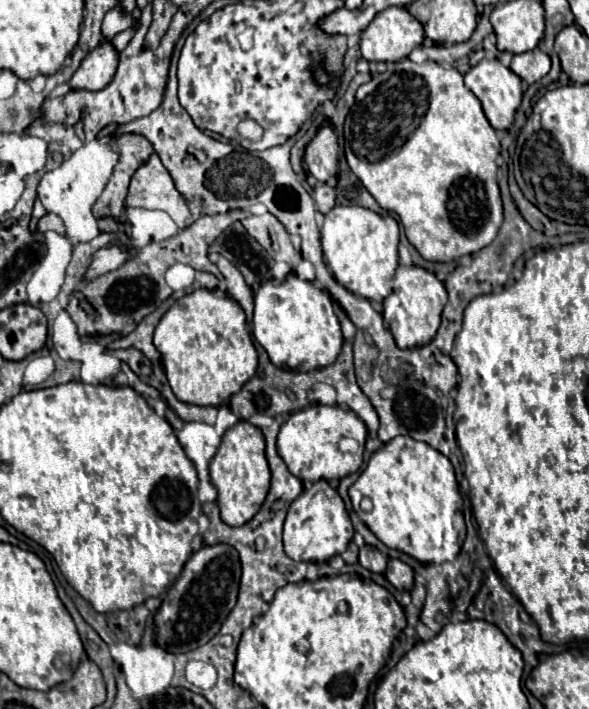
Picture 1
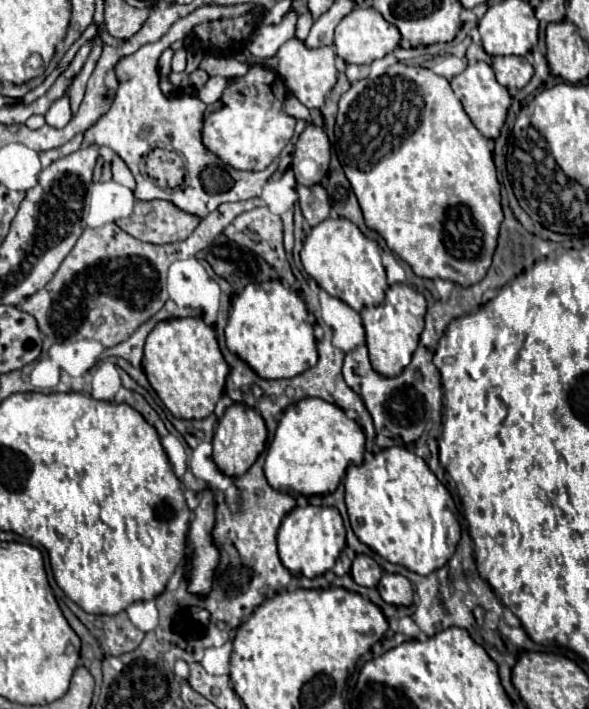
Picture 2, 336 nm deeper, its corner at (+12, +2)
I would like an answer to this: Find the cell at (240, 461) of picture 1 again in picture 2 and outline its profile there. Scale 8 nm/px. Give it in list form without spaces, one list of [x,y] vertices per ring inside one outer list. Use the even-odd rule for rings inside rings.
[[[232,404],[230,408],[226,408],[226,412],[224,412],[216,432],[214,432],[212,460],[216,462],[216,466],[224,474],[242,476],[256,462],[260,452],[264,450],[266,436],[268,436],[268,430],[266,430],[264,418],[260,418],[260,412],[256,412],[254,408],[244,406],[244,404]]]

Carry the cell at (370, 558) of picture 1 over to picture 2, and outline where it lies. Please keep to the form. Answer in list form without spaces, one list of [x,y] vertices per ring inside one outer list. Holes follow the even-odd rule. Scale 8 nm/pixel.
[[[359,554],[354,558],[350,576],[358,585],[376,587],[382,575],[382,568],[371,557]]]

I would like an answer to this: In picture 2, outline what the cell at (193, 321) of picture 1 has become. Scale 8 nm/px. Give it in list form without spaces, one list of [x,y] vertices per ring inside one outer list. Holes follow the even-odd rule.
[[[172,318],[172,320],[158,322],[146,338],[142,368],[146,372],[150,386],[156,390],[158,398],[172,412],[172,416],[184,418],[184,420],[200,420],[200,418],[206,418],[208,414],[214,412],[214,404],[222,396],[226,376],[230,372],[230,368],[224,362],[222,352],[218,348],[216,332],[202,318]]]

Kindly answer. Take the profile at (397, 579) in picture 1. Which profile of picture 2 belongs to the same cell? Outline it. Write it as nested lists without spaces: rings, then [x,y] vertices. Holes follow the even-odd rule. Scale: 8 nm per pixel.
[[[384,574],[378,584],[378,592],[386,604],[394,606],[410,606],[414,598],[410,580],[400,574]]]

